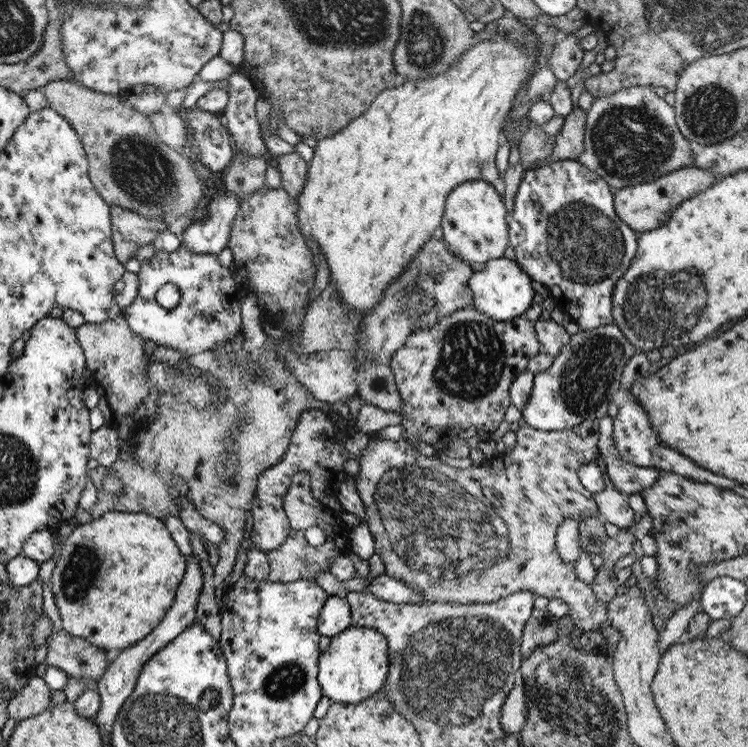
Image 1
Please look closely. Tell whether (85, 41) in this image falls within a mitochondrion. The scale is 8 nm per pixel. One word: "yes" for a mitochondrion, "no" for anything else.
no

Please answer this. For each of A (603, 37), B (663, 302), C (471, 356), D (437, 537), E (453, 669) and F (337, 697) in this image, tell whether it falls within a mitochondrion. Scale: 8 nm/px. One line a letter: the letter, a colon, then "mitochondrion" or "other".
A: other
B: mitochondrion
C: mitochondrion
D: mitochondrion
E: mitochondrion
F: other

